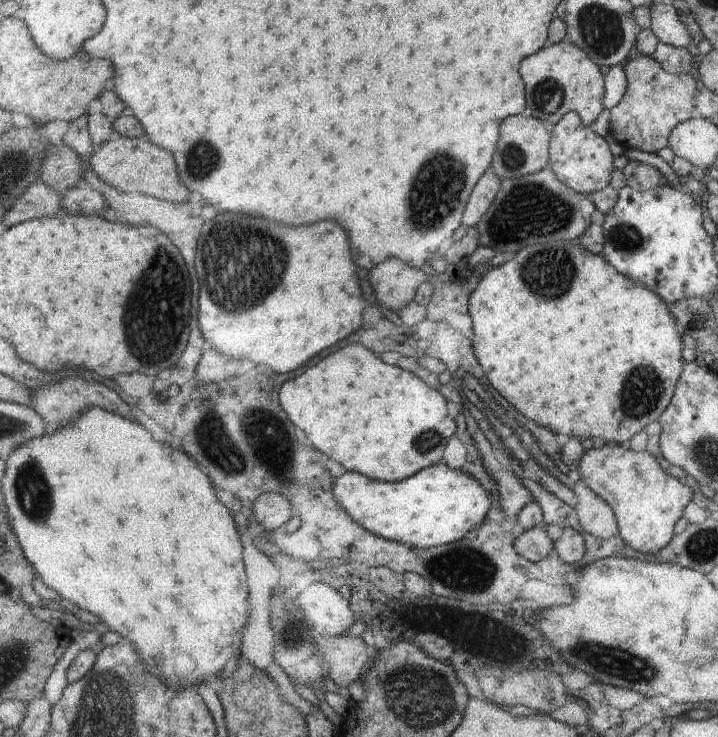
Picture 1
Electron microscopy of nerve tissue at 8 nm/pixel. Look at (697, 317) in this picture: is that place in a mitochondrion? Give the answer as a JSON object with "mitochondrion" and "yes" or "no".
{"mitochondrion":"yes"}

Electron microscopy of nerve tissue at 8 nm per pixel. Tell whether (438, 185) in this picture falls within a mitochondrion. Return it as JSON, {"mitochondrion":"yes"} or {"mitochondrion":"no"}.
{"mitochondrion":"yes"}

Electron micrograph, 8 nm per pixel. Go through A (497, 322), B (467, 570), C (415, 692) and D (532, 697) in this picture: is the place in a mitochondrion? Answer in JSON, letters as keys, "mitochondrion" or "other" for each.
{"A":"other","B":"mitochondrion","C":"mitochondrion","D":"other"}

